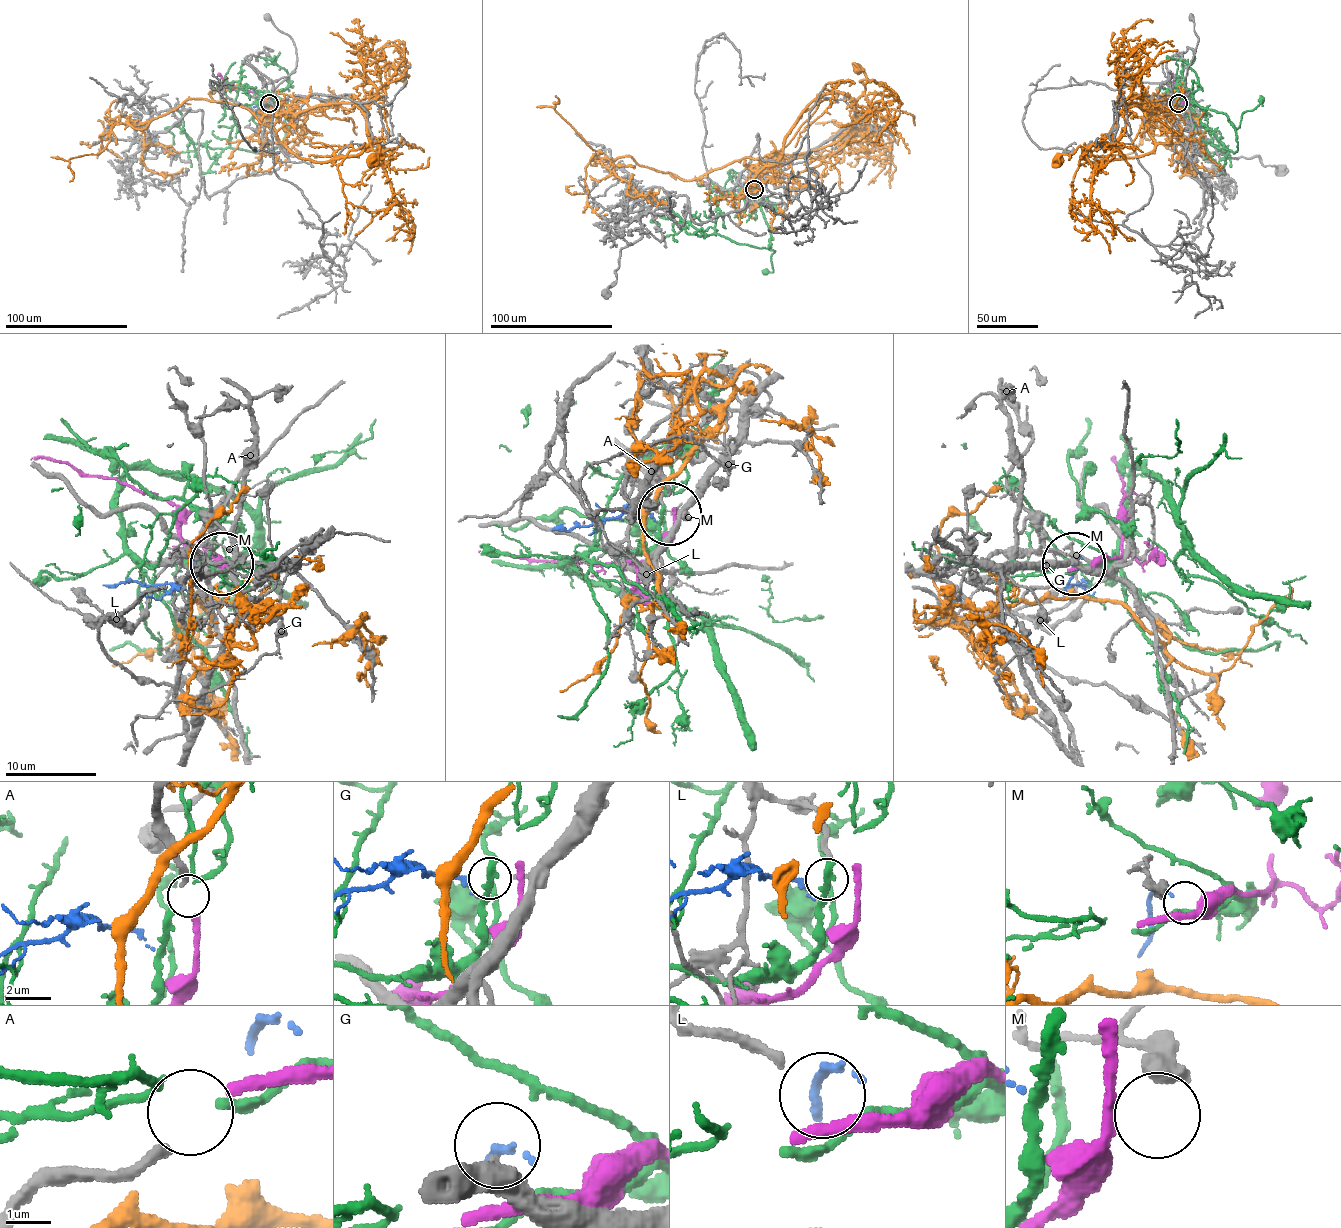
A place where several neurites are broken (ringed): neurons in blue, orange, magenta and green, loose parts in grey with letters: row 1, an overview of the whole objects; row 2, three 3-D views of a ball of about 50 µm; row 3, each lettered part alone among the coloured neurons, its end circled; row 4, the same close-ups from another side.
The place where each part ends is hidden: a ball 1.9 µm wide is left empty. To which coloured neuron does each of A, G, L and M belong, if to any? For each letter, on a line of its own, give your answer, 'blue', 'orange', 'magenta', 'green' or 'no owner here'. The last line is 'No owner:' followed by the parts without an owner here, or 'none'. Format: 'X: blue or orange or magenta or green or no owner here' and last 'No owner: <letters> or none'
A: magenta
G: blue
L: no owner here
M: no owner here
No owner: L, M

